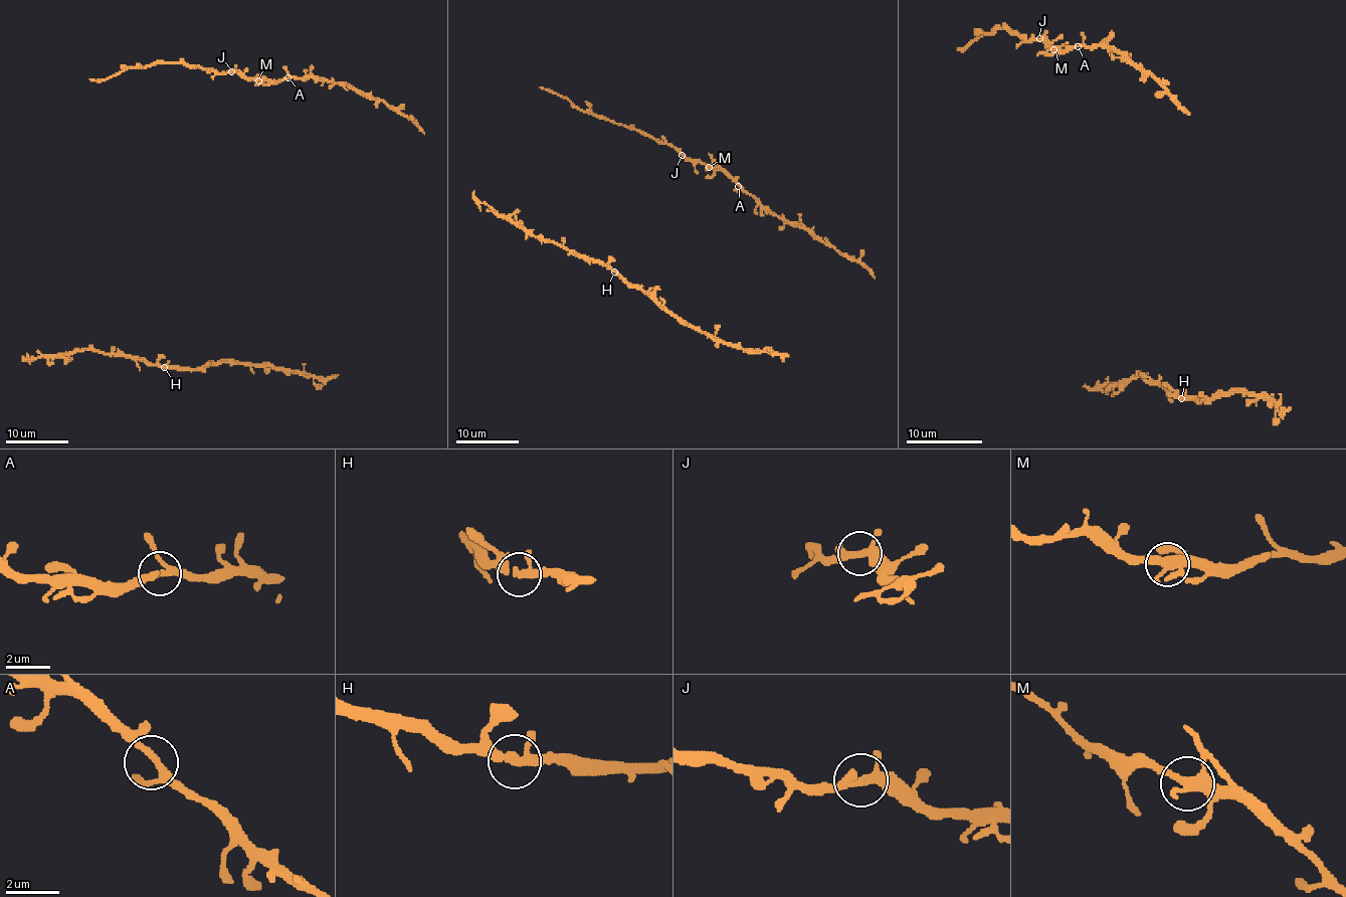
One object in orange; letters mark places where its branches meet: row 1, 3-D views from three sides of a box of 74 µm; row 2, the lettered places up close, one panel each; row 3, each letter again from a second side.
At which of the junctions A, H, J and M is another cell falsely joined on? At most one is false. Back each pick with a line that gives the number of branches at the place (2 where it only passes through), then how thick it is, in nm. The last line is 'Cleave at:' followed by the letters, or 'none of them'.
Cleave at: none of them

